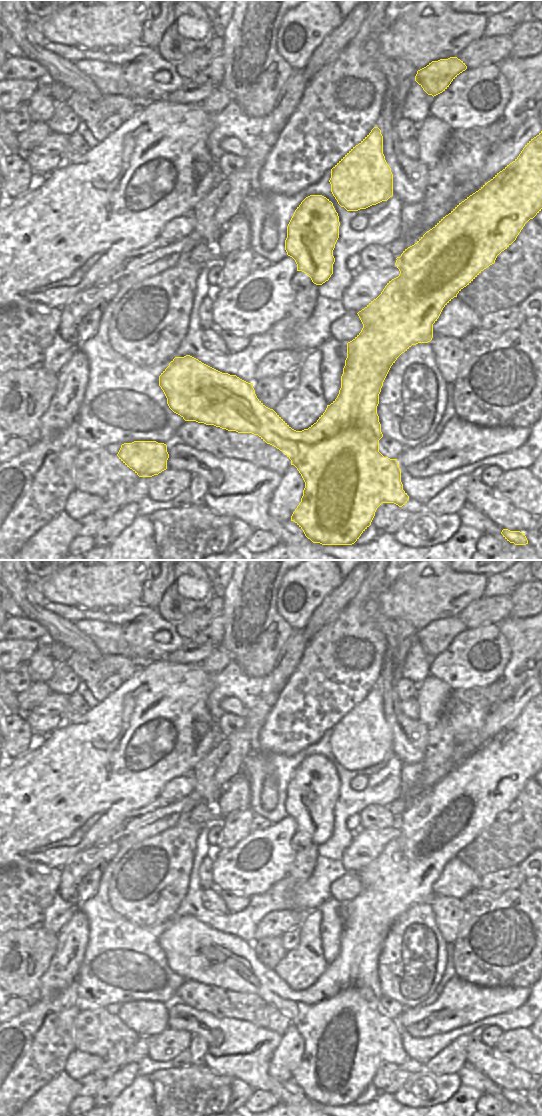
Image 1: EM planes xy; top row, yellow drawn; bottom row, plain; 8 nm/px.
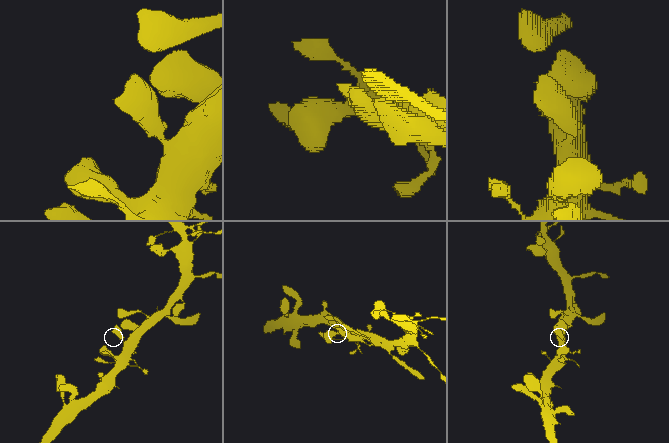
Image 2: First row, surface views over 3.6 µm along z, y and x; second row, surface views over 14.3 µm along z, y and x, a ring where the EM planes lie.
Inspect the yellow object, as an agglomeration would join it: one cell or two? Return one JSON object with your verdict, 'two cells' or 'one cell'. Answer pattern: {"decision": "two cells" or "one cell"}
{"decision": "one cell"}

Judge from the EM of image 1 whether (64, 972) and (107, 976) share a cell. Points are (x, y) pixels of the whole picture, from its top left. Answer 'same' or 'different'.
different

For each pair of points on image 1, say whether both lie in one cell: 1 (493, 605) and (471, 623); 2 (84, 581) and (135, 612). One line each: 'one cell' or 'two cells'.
1: one cell
2: two cells

